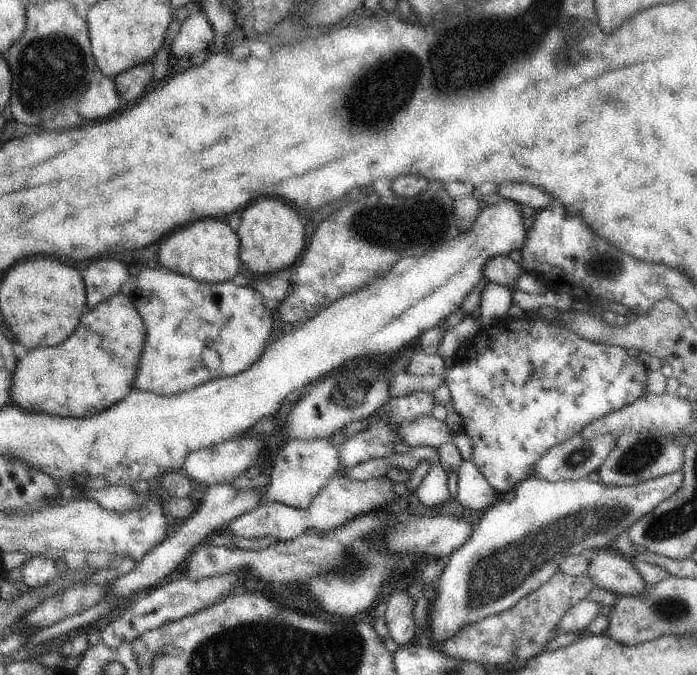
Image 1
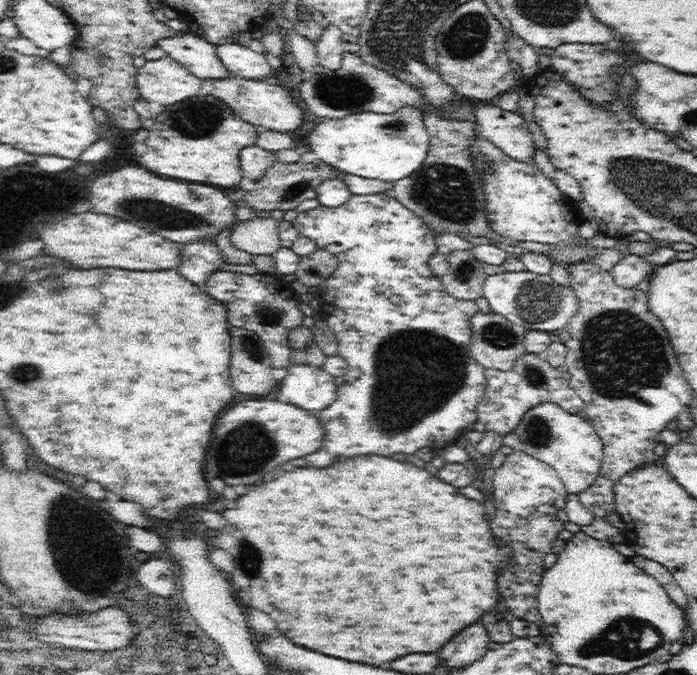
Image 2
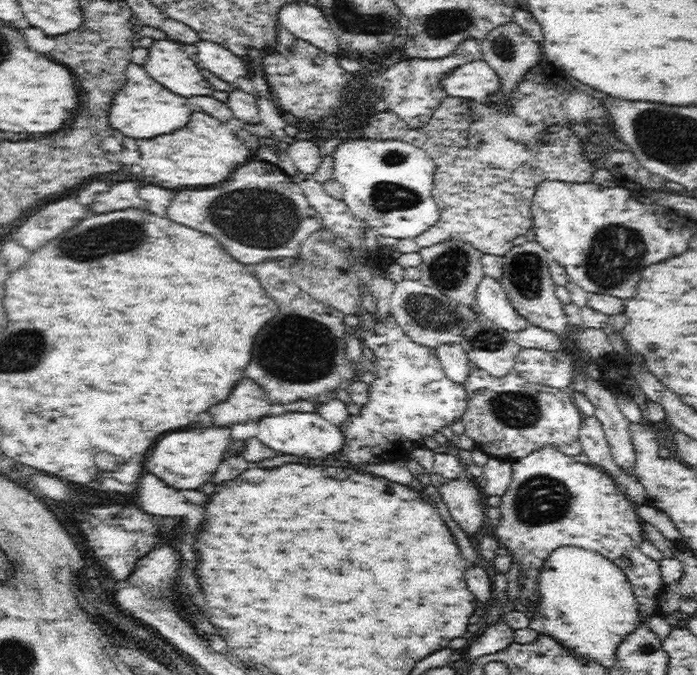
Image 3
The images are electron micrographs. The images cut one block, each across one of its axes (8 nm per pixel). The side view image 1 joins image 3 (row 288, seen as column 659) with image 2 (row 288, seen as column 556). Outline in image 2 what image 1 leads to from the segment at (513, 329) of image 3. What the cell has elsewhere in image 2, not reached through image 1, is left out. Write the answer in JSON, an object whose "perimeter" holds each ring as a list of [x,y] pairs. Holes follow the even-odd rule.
{"perimeter":[[[526,270],[488,275],[482,288],[483,297],[488,300],[492,311],[513,323],[519,323],[526,331],[558,333],[570,322],[579,307],[578,297],[572,287],[558,285],[550,275]]]}

